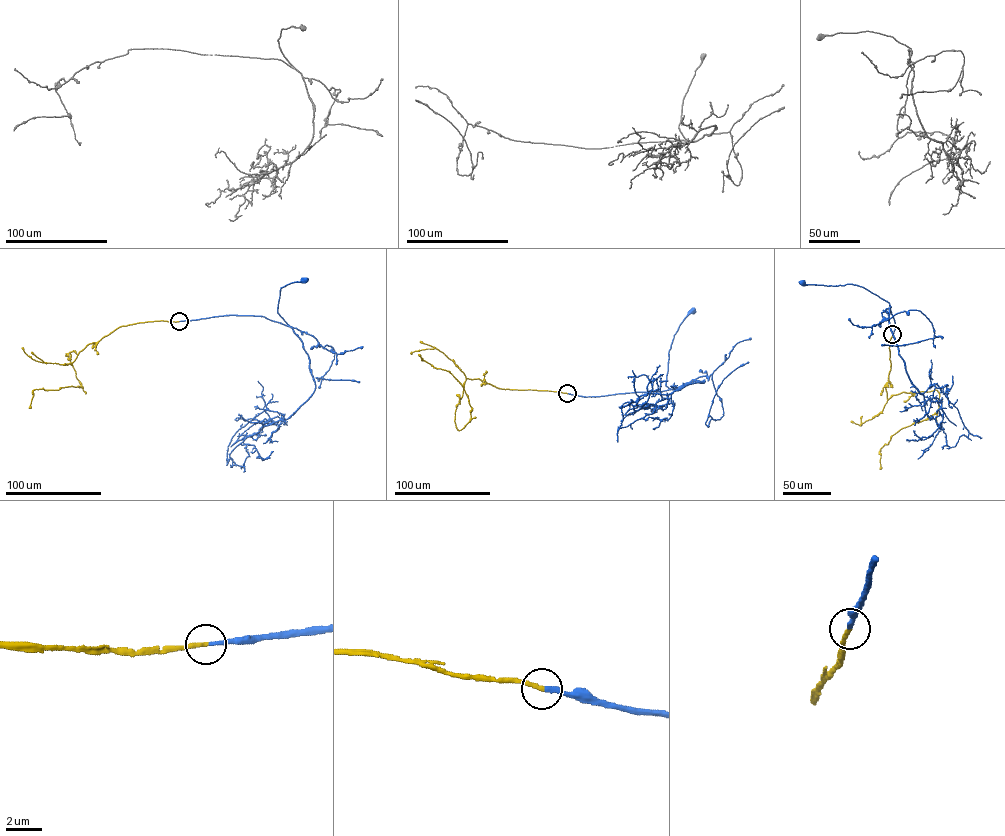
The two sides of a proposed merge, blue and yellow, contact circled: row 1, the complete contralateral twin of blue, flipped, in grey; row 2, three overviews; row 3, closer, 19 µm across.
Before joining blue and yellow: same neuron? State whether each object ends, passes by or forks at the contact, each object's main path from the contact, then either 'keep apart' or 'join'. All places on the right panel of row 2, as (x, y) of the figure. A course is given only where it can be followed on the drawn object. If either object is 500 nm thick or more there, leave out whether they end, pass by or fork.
blue ends; yellow ends; course blue (892, 334), (895, 326), (889, 303), (864, 288), (852, 284), (801, 283); course yellow (892, 334), (887, 398), (936, 390), (939, 407), (927, 418), (892, 435), (879, 452), (880, 469); join

